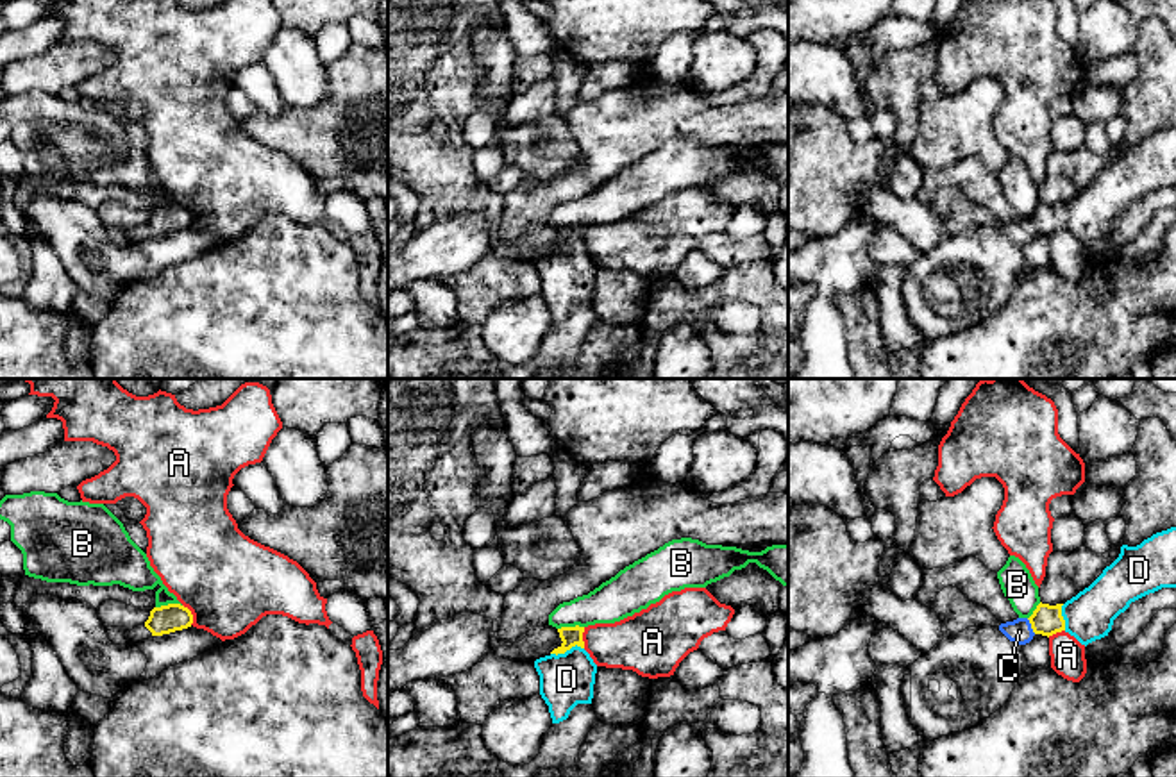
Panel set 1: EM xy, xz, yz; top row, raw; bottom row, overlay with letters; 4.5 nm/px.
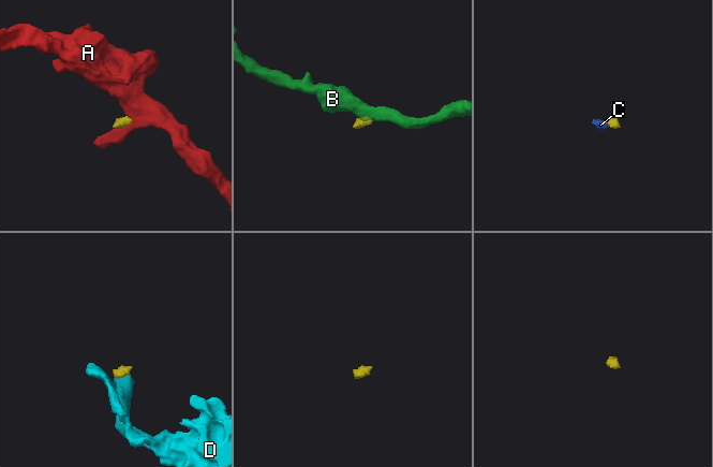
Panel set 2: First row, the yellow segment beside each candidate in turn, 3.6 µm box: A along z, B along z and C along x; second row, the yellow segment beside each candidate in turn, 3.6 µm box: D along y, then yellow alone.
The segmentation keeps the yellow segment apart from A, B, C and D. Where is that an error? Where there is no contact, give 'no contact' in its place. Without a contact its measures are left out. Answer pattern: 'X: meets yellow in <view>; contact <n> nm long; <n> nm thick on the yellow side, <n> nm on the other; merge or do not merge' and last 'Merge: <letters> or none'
A: meets yellow in xy; contact 100 nm long; 130 nm thick on the yellow side, 440 nm on the other; do not merge
B: meets yellow in xy; contact 120 nm long; 130 nm thick on the yellow side, 190 nm on the other; do not merge
C: meets yellow in yz; contact 80 nm long; 140 nm thick on the yellow side, 120 nm on the other; merge
D: meets yellow in xz; contact 160 nm long; 90 nm thick on the yellow side, 240 nm on the other; merge
Merge: C, D

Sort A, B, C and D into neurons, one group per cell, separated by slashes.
A / B / C D

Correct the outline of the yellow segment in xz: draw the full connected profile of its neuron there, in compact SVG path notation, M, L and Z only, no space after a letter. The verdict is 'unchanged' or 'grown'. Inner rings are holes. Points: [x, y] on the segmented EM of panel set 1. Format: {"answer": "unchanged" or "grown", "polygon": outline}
{"answer": "grown", "polygon": "M584 627L558 629L561 645L534 661L540 695L549 706L552 723L568 718L577 704L592 704L597 664L584 650Z"}

